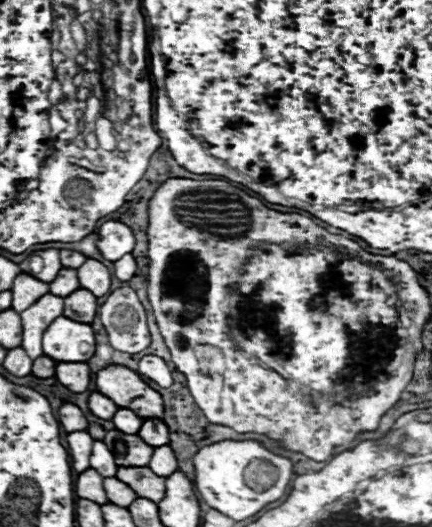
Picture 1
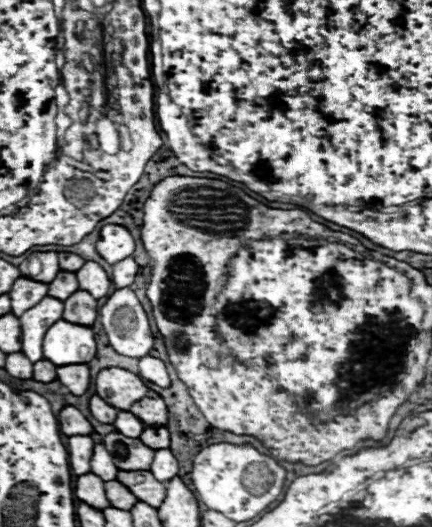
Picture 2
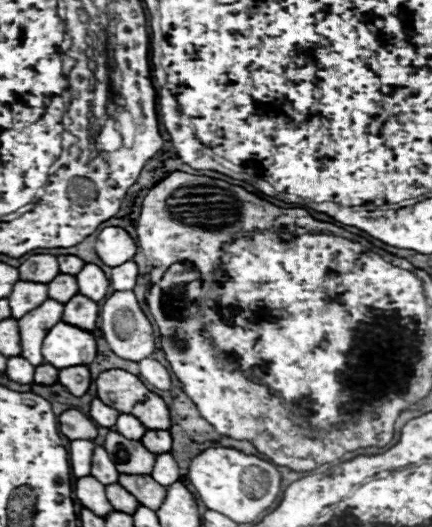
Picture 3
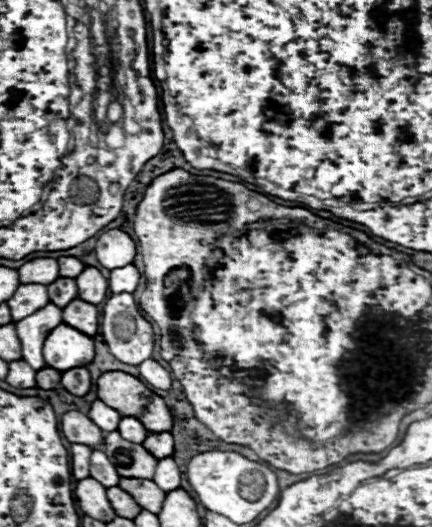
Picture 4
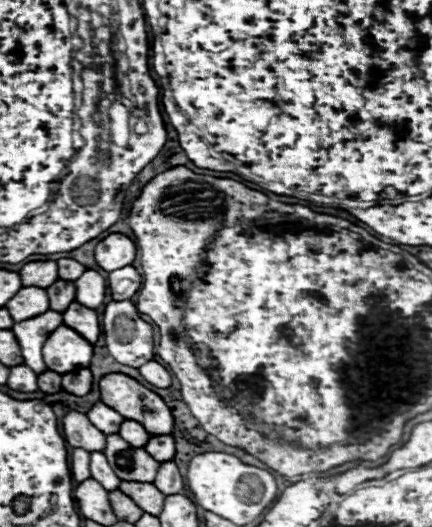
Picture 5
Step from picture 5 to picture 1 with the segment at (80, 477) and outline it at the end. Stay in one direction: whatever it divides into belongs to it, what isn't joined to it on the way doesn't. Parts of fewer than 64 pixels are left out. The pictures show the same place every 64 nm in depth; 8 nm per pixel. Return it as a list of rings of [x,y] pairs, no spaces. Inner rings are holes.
[[[76,430],[76,432],[70,432],[66,436],[66,442],[68,442],[68,454],[70,454],[70,464],[72,468],[80,474],[82,470],[88,470],[90,464],[90,454],[92,454],[92,442],[94,438],[86,432],[86,430]]]

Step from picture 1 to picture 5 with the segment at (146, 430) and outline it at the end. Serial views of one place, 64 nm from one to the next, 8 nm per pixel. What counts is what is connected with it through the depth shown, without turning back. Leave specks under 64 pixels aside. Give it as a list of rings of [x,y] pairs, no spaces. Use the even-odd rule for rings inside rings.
[[[170,434],[150,436],[144,448],[146,448],[146,452],[148,452],[148,454],[152,454],[152,458],[154,458],[154,460],[158,460],[158,462],[172,460],[172,458],[174,458],[174,454],[176,454],[174,438],[172,438]]]

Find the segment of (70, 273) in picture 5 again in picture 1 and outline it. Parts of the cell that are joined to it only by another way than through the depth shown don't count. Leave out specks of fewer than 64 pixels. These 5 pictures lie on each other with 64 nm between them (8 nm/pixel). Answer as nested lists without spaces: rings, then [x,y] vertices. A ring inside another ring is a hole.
[[[60,250],[60,262],[64,268],[78,268],[82,262],[86,262],[86,256],[74,250]]]

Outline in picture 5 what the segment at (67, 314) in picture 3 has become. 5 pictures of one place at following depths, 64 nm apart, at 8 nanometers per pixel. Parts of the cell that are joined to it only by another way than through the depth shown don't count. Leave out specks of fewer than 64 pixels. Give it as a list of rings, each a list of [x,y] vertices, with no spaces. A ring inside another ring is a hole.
[[[74,302],[72,306],[66,308],[64,316],[64,324],[74,328],[78,334],[82,334],[88,342],[96,342],[100,336],[100,322],[98,322],[98,312],[90,310],[78,302]]]

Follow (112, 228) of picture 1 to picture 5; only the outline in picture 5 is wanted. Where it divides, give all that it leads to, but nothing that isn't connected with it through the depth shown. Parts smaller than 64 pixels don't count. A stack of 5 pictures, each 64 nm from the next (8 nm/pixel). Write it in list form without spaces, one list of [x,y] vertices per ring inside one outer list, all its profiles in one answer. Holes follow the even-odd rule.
[[[120,232],[108,234],[104,240],[98,242],[98,246],[94,250],[96,262],[106,272],[114,272],[118,268],[124,268],[124,266],[132,264],[134,262],[134,256],[136,256],[134,242],[128,236],[120,234]]]

